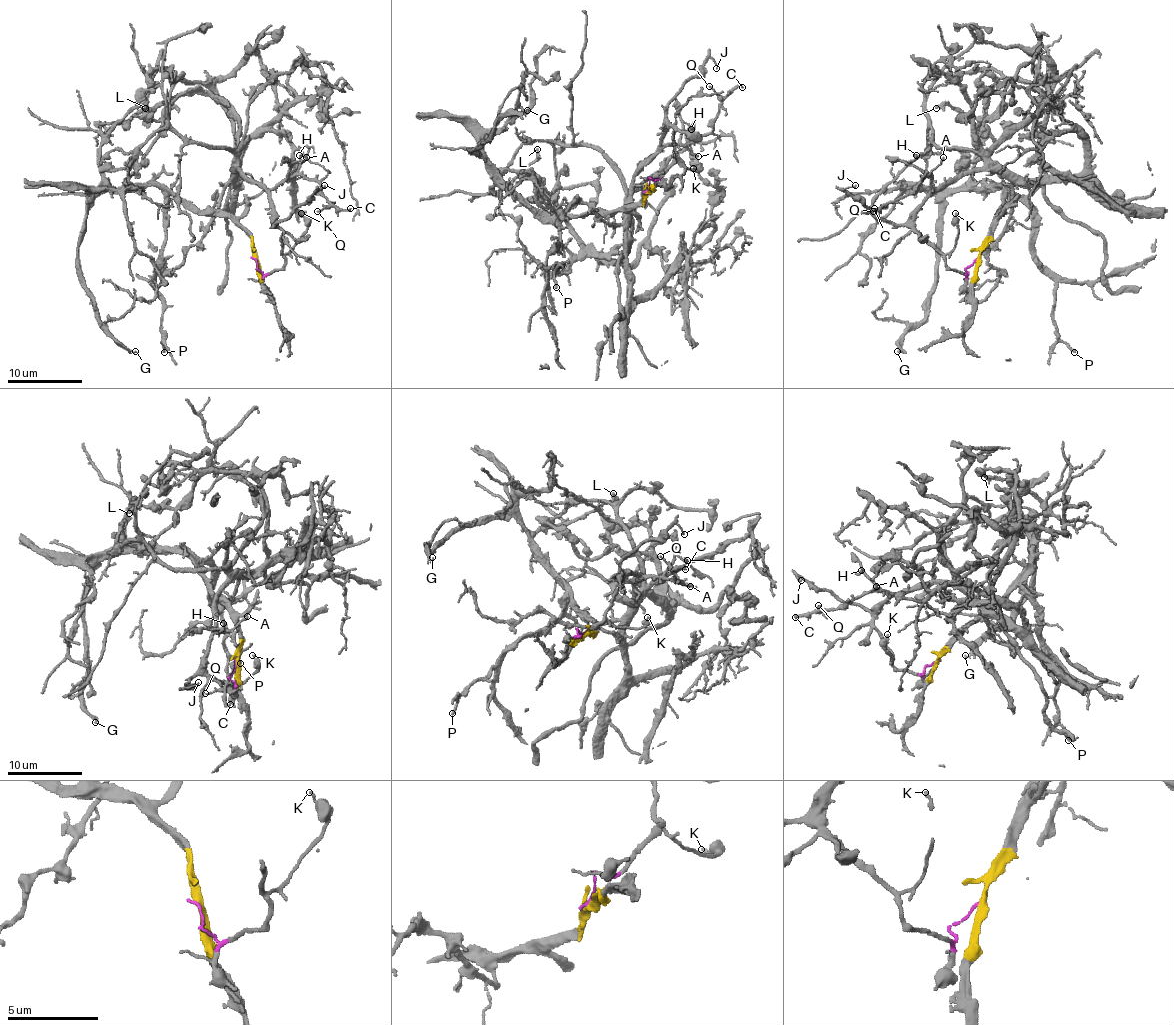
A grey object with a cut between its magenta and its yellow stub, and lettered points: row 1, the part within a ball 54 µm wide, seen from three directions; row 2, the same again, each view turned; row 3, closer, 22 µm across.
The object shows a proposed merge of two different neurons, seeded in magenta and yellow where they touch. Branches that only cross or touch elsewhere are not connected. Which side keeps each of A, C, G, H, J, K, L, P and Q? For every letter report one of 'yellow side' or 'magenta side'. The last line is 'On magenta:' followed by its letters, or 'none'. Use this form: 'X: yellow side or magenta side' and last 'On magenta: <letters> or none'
A: magenta side
C: magenta side
G: yellow side
H: magenta side
J: magenta side
K: magenta side
L: yellow side
P: yellow side
Q: magenta side
On magenta: A, C, H, J, K, Q

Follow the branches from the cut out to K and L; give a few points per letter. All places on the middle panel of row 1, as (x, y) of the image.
K: (646, 190), (650, 181), (676, 158), (685, 168), (698, 171), (698, 168), (693, 168)
L: (646, 192), (624, 211), (532, 212), (506, 190), (493, 190), (502, 190), (534, 160), (538, 149)

